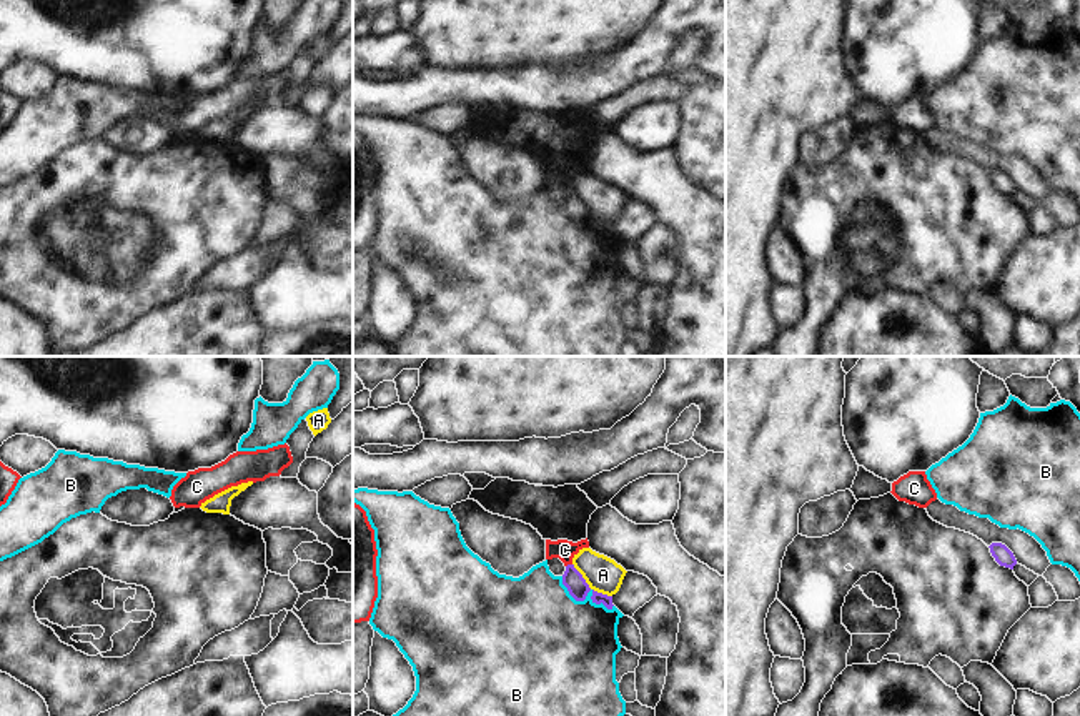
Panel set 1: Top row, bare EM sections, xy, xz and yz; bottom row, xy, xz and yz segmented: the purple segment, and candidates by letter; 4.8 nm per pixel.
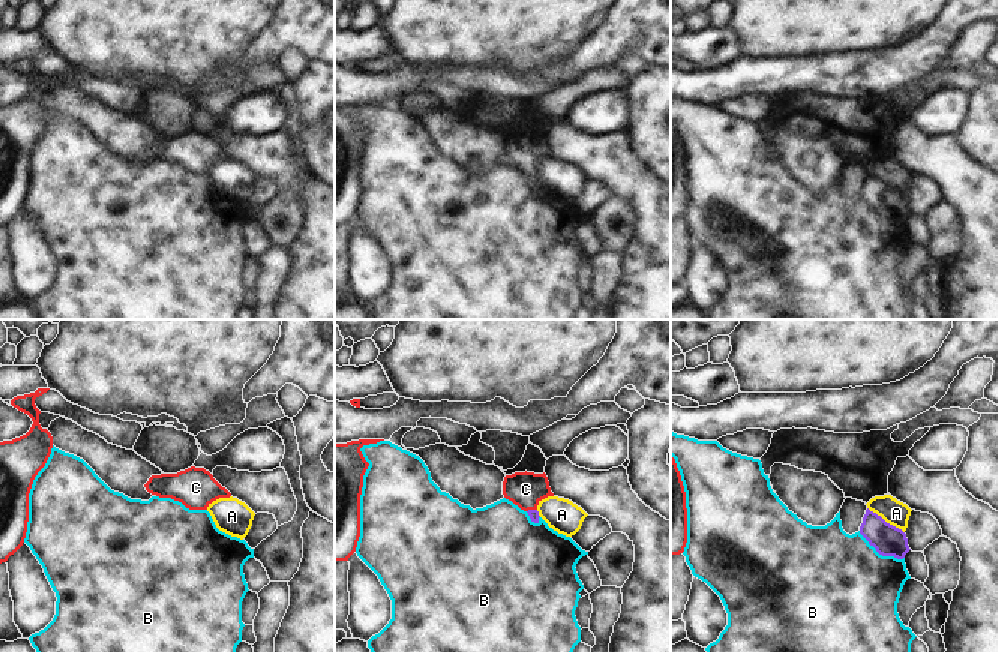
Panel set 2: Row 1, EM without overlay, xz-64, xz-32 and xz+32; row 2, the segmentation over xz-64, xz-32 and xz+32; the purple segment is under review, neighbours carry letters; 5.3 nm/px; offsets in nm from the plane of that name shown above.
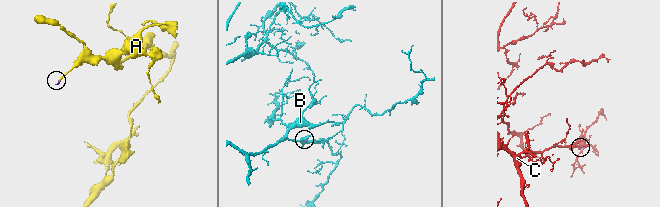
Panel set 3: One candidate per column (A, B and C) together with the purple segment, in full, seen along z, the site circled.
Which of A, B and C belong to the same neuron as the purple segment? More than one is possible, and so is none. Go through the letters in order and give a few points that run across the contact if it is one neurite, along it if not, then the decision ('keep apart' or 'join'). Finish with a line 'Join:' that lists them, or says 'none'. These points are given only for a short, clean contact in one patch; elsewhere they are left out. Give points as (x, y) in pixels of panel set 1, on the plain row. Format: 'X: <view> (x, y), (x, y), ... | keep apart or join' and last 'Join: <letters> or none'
A: xz (573, 190), (591, 215), (611, 223) | keep apart
B: xz (561, 203), (576, 227), (588, 222), (596, 230), (613, 235) | keep apart
C: xz (573, 207), (568, 192), (564, 177) | join
Join: C

